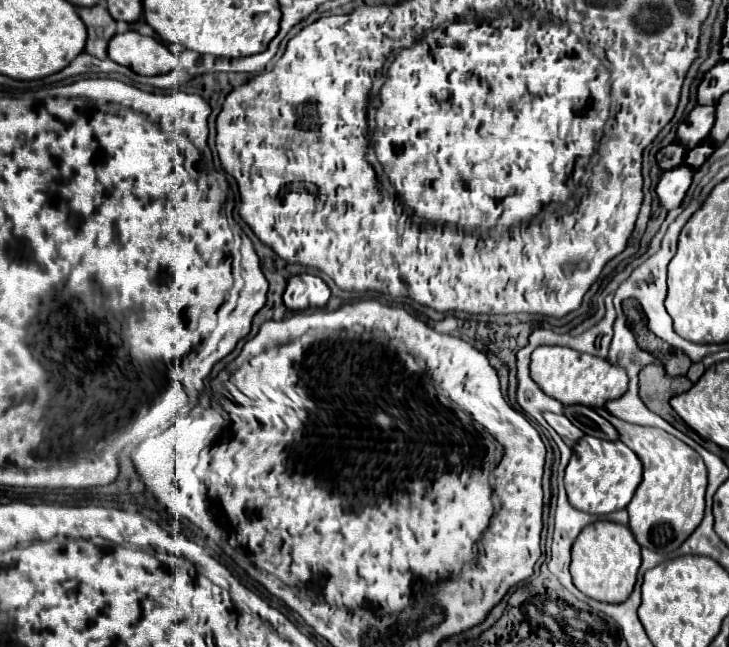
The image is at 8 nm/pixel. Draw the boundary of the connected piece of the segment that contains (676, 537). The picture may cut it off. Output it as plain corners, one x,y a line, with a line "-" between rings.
608,414
606,420
618,430
620,440
630,446
644,464
644,478
628,504
630,530
642,548
670,554
696,530
704,514
704,492
706,492
706,466
702,458
682,440
670,436
660,428
634,426

